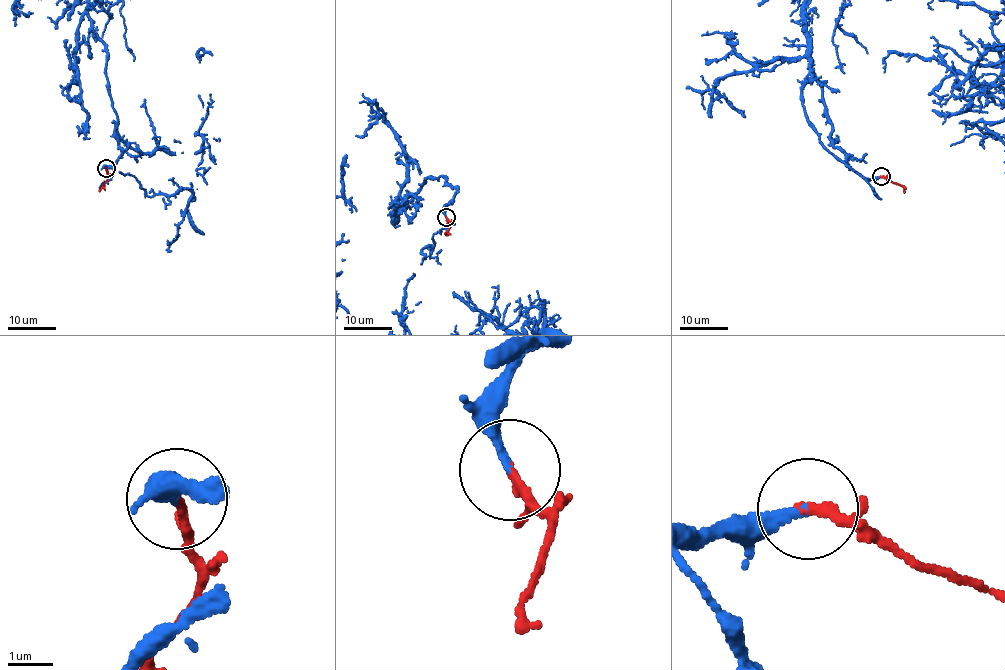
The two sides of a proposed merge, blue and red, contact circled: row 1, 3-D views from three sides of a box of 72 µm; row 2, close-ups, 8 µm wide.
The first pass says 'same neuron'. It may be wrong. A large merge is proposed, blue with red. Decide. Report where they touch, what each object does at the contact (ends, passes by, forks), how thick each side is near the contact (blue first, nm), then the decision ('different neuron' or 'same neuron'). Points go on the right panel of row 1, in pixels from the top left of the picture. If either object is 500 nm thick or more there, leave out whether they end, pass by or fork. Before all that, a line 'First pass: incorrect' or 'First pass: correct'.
First pass: correct
(881, 176) | blue ends | red ends | 190/190 nm | same neuron

